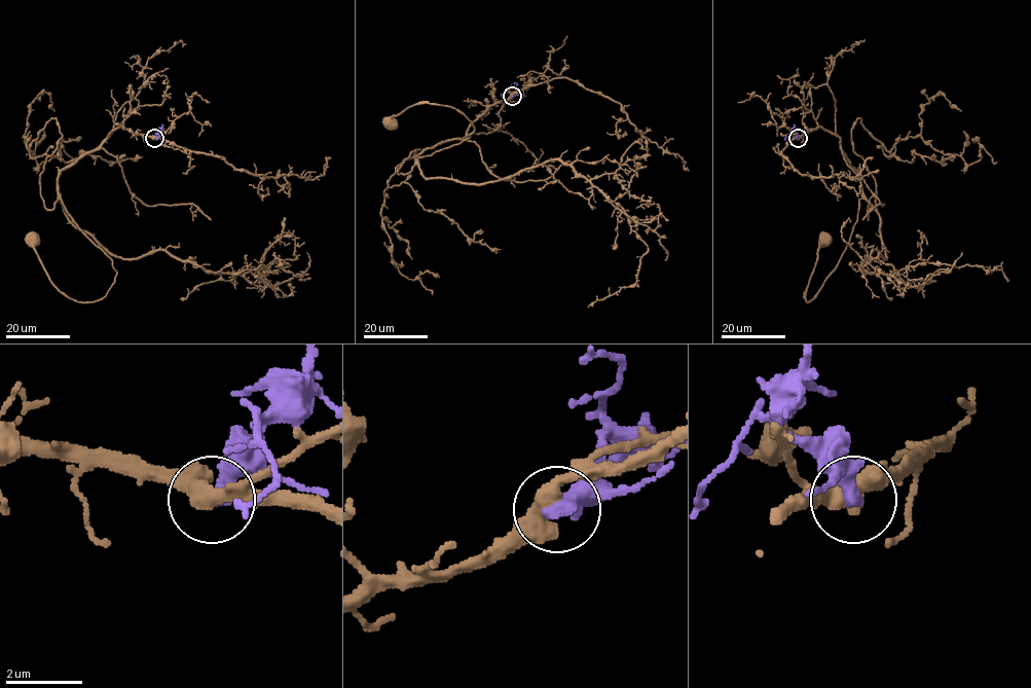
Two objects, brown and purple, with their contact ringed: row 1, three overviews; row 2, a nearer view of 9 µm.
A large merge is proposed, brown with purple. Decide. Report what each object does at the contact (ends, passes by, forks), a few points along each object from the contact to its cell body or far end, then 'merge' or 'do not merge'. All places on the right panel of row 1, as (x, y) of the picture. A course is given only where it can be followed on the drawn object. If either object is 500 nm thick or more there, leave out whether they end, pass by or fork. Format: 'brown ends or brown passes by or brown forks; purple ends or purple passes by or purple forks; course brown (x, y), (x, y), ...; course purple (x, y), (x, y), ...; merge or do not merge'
brown passes by; purple ends; course brown (798, 139), (818, 128), (837, 135), (860, 177), (861, 197), (841, 258), (807, 302), (805, 291), (823, 240); course purple (798, 139), (789, 132), (784, 140); do not merge

